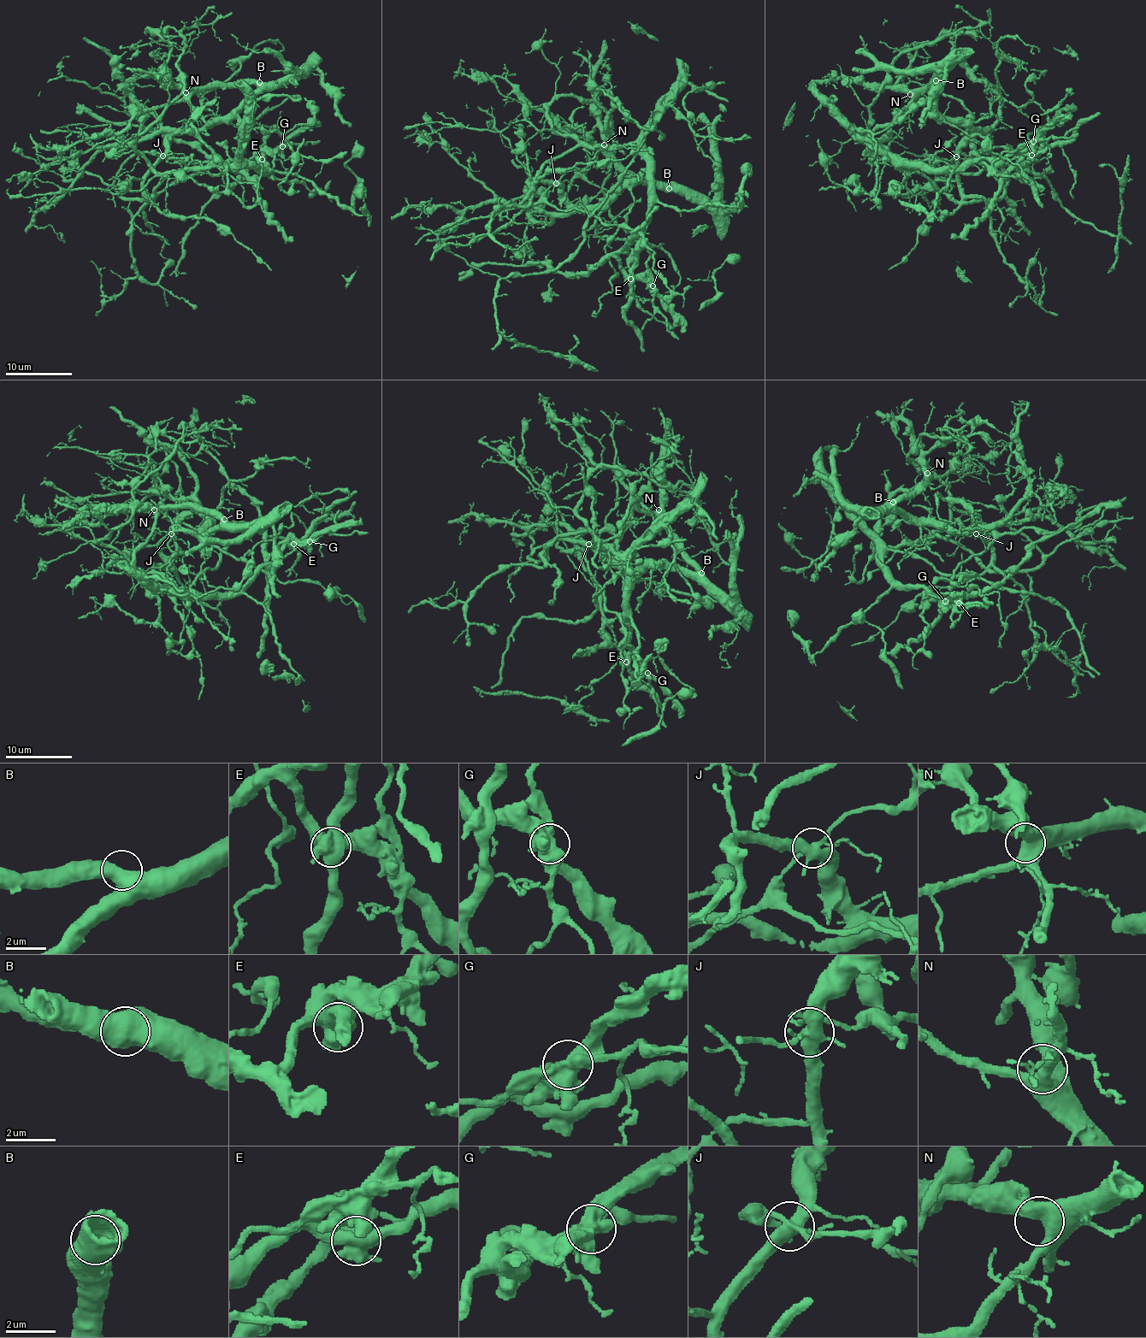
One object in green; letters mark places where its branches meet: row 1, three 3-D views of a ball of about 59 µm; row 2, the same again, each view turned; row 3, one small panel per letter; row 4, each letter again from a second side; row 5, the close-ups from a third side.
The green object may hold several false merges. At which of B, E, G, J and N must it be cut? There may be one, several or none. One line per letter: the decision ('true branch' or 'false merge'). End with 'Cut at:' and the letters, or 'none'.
B: true branch
E: false merge
G: false merge
J: false merge
N: true branch
Cut at: E, G, J

